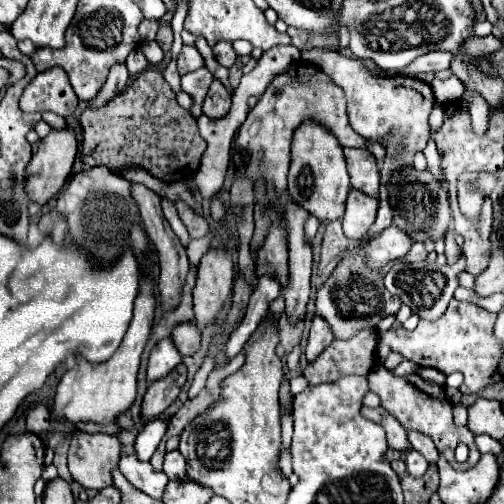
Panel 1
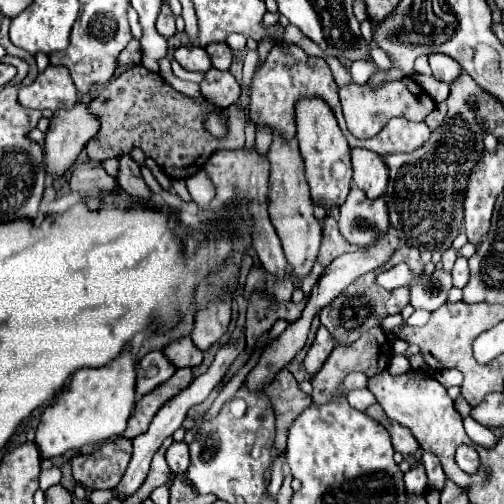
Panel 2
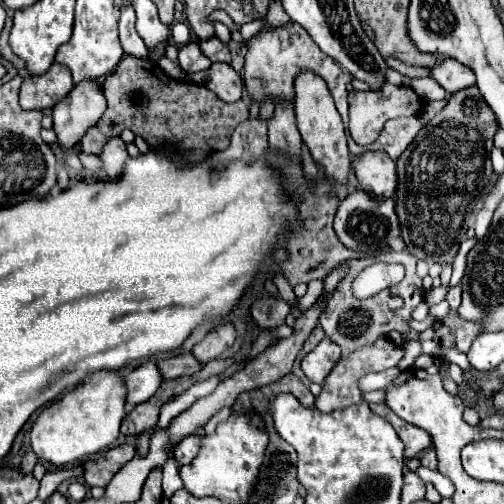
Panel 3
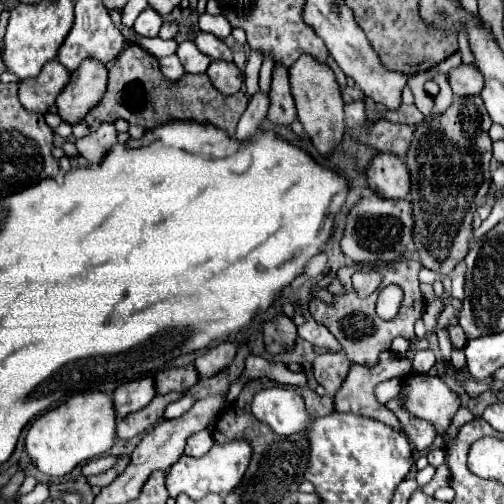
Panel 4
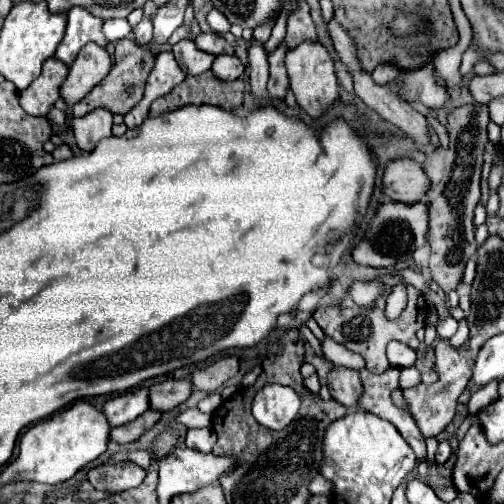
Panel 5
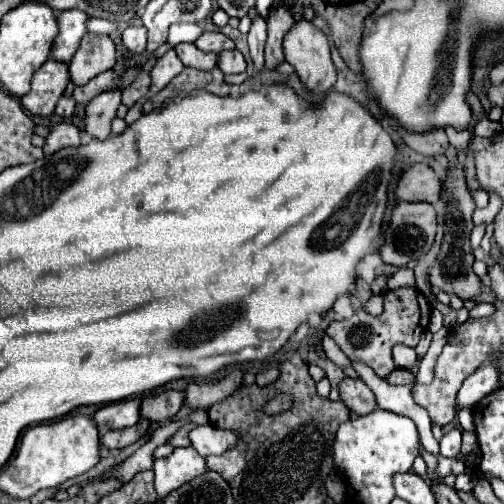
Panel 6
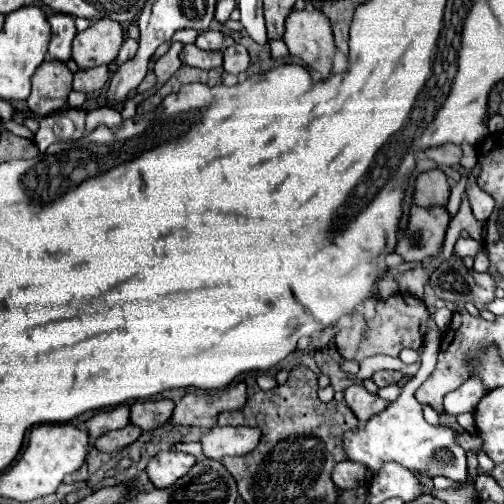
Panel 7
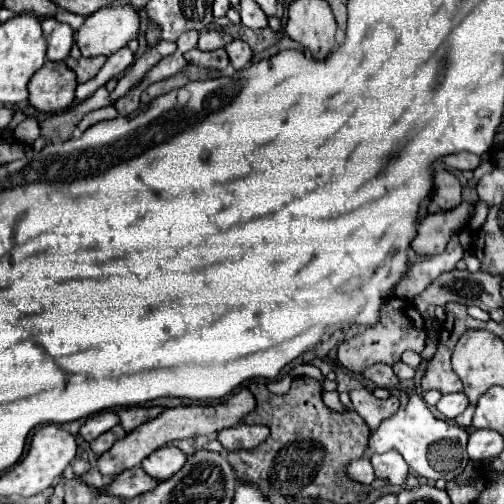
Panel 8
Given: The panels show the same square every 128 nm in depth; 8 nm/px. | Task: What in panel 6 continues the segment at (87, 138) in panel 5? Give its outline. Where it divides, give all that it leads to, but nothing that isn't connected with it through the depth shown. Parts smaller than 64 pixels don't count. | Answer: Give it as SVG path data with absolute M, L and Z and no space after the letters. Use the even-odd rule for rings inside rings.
M110 90L90 100L84 116L84 132L96 140L106 140L110 136L110 124L116 118L120 106L120 90Z

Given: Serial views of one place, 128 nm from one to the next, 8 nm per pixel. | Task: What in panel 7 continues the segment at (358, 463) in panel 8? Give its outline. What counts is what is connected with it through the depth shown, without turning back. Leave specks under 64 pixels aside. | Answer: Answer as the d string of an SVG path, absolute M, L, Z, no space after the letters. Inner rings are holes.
M344 460L334 466L332 470L332 482L340 490L350 490L350 488L360 488L370 482L370 470L358 462Z

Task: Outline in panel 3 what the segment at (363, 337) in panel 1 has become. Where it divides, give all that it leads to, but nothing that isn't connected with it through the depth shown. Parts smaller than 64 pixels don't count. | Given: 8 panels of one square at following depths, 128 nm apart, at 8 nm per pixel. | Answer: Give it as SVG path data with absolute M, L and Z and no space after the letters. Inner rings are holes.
M386 336L378 338L372 346L364 346L364 348L358 348L358 350L350 352L350 354L342 354L342 358L336 362L336 366L332 368L332 372L330 372L328 378L324 380L322 392L316 396L316 404L314 404L314 406L316 406L320 412L332 412L332 410L336 410L336 408L346 408L346 406L350 406L350 404L362 402L362 400L360 400L362 392L358 390L358 382L356 382L356 380L358 380L360 376L368 374L368 372L382 372L382 370L386 370L386 368L396 366L396 364L402 360L402 356L404 356L402 346L396 346L396 344L394 344L390 338L386 338Z

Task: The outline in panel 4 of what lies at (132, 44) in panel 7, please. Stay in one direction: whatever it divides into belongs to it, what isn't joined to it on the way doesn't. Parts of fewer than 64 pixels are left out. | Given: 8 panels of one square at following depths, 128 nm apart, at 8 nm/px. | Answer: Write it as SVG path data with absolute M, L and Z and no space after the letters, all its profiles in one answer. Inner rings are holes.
M148 6L148 8L142 10L140 16L136 18L136 22L134 22L134 30L136 30L140 36L156 38L158 32L160 32L160 28L162 28L162 24L164 24L162 16L160 16L154 8Z

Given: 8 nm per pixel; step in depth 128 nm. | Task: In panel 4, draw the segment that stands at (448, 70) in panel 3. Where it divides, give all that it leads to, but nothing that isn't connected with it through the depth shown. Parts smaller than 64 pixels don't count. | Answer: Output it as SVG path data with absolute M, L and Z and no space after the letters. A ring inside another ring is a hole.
M460 64L448 72L450 88L456 96L474 96L480 94L480 88L484 86L484 78L480 76L480 70L472 64Z

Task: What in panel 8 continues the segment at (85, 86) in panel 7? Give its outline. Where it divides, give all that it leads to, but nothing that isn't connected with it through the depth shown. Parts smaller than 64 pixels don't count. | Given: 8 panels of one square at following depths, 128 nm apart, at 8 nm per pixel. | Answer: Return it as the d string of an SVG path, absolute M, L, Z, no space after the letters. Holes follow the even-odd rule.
M68 56L64 62L76 72L78 84L82 84L82 82L88 82L90 78L94 78L98 74L98 70L104 66L104 56L98 56L98 58L80 58L80 60L72 60Z

